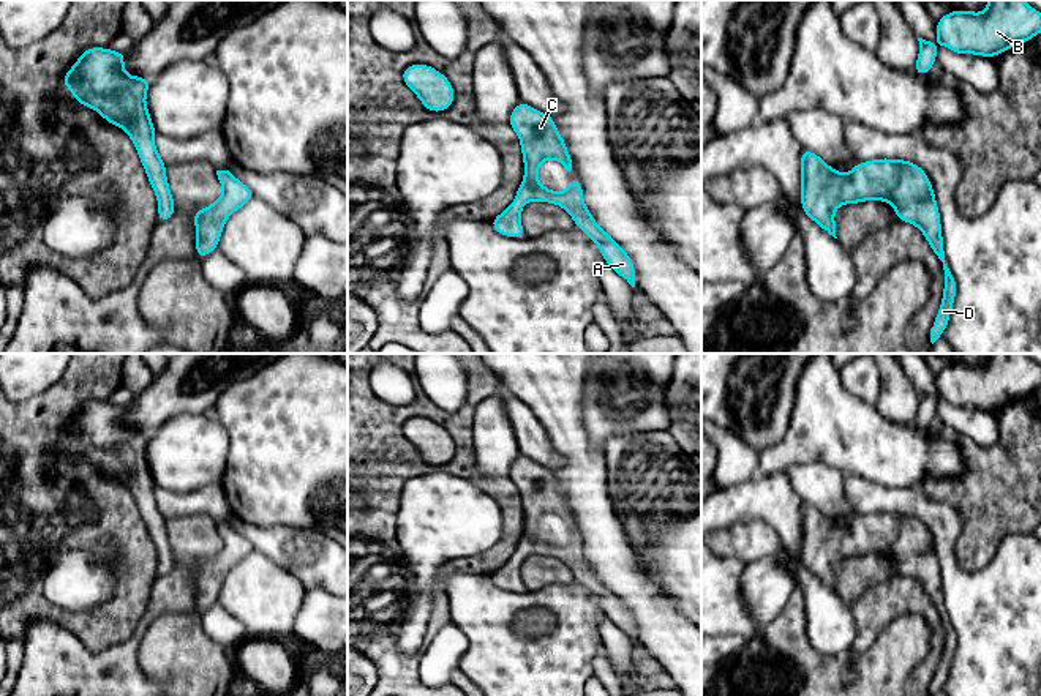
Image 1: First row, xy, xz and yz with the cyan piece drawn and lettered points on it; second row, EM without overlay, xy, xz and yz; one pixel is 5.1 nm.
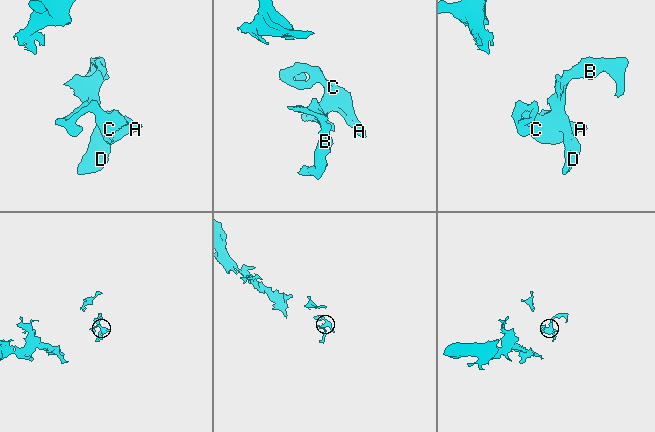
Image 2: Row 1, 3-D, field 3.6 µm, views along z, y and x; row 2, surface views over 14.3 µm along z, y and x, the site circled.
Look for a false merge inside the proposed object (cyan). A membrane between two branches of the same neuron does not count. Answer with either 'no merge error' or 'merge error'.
no merge error

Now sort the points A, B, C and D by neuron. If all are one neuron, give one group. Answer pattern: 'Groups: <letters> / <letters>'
Groups: A B C D

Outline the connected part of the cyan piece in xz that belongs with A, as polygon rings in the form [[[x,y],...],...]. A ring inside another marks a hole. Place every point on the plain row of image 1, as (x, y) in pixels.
[[[520,455],[510,466],[507,477],[515,483],[521,497],[524,530],[515,554],[490,574],[493,582],[510,592],[523,592],[526,590],[521,579],[523,559],[534,554],[556,557],[597,598],[603,614],[635,641],[635,619],[630,609],[594,574],[584,559],[581,535],[573,530],[573,515],[553,470]],[[547,513],[558,513],[567,530],[572,532],[572,538],[562,546],[545,541],[537,532],[537,524]]]

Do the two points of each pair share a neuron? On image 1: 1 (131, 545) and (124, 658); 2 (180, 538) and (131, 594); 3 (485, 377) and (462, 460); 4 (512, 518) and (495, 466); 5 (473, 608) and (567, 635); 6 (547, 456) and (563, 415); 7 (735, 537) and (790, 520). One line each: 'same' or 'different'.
1: different
2: different
3: same
4: different
5: same
6: different
7: different

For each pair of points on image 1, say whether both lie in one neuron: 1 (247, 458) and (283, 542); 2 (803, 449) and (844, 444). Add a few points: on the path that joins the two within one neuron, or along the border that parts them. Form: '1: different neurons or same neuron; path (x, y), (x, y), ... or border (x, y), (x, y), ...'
1: different neurons; border (239, 518), (258, 526), (302, 526), (311, 531)
2: same neuron; path (812, 444), (834, 444)

